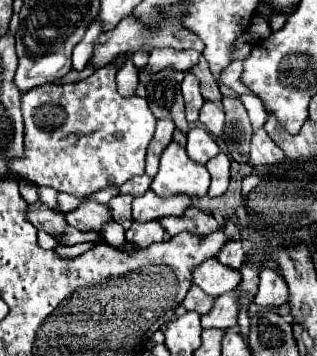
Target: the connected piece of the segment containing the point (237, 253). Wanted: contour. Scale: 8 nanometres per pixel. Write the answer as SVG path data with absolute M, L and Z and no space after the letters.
M240 241L226 243L226 247L222 247L222 251L218 253L218 261L230 269L240 269L246 261L246 253L242 249L242 243Z

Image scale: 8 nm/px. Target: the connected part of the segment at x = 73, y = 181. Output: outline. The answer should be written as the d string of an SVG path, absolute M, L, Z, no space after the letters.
M104 65L92 77L78 83L42 85L22 95L22 115L26 123L24 157L10 161L10 171L34 185L50 185L74 197L86 197L106 187L118 187L128 179L144 173L144 157L154 137L156 117L150 113L146 99L122 97L116 91L116 67Z

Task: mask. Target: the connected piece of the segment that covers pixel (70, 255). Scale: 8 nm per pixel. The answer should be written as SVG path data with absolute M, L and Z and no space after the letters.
M82 243L82 245L74 245L74 247L68 247L68 245L58 245L56 247L56 253L64 259L76 259L80 257L82 253L86 253L90 249L90 243Z

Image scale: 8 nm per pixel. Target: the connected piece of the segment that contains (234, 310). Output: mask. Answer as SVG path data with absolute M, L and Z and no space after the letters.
M234 289L214 299L212 311L202 315L202 327L232 329L238 323L238 313L240 313L240 293L238 289Z

